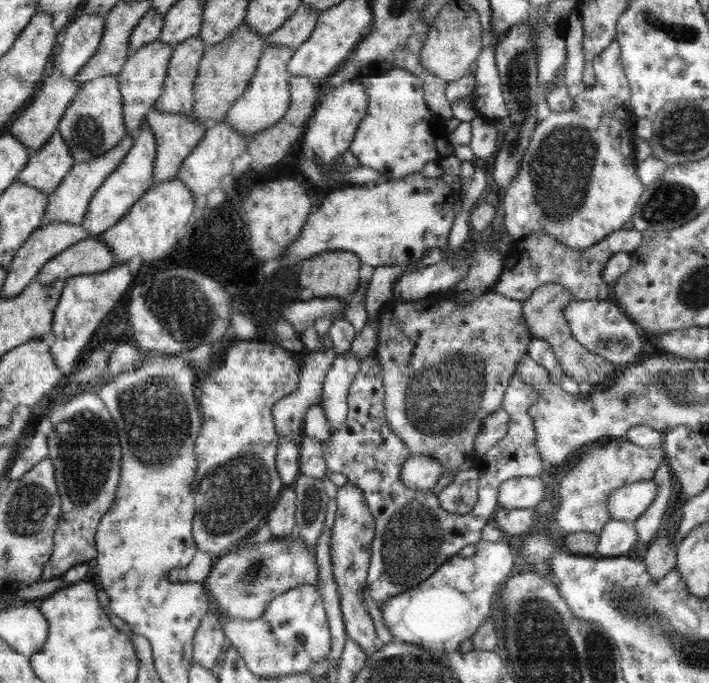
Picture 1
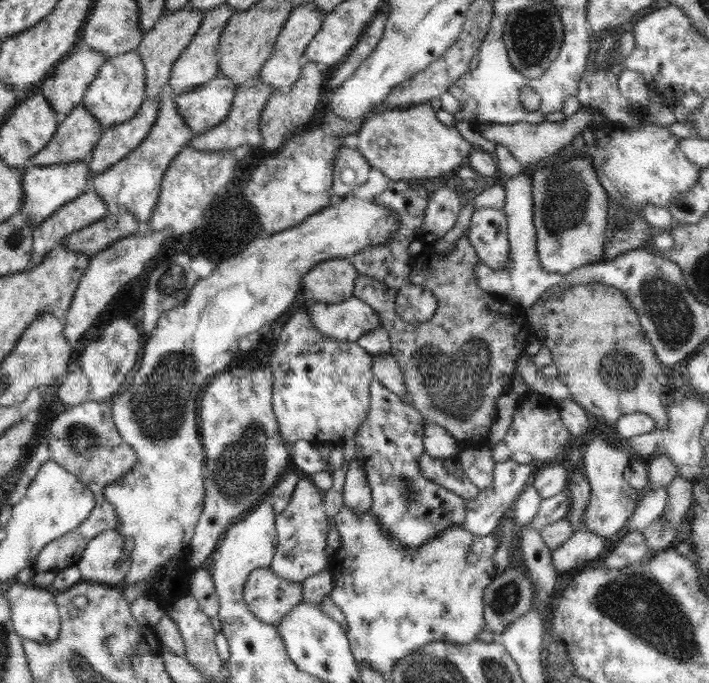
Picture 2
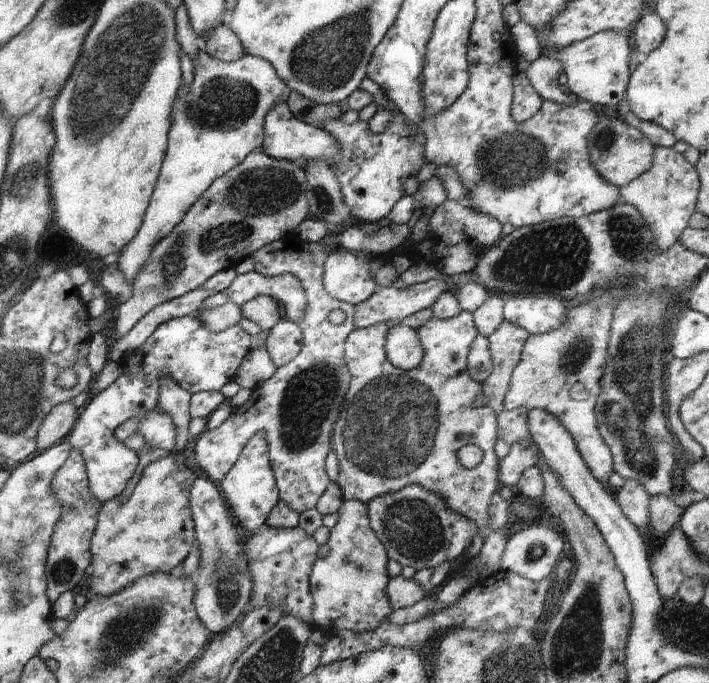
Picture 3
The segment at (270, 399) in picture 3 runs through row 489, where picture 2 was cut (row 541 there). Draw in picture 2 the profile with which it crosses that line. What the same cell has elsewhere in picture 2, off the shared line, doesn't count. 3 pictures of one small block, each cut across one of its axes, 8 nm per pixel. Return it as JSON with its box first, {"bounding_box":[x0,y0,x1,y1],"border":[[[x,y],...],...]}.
{"bounding_box":[268,477,332,583],"border":[[[305,477],[298,480],[288,506],[275,515],[278,545],[268,567],[276,576],[288,582],[301,583],[308,576],[329,568],[332,560],[328,560],[326,553],[329,522],[324,510],[324,500],[325,492],[314,486],[309,477]]]}

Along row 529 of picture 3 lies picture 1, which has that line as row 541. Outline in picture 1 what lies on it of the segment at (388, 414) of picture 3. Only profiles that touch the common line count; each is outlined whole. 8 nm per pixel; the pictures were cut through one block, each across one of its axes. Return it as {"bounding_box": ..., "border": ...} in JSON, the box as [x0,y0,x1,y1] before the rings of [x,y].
{"bounding_box":[383,538,518,653],"border":[[[481,538],[475,545],[476,552],[472,556],[451,556],[416,587],[384,601],[383,622],[394,640],[452,653],[459,651],[462,642],[473,638],[492,610],[498,584],[507,582],[510,570],[518,562],[506,539],[490,542]]]}

